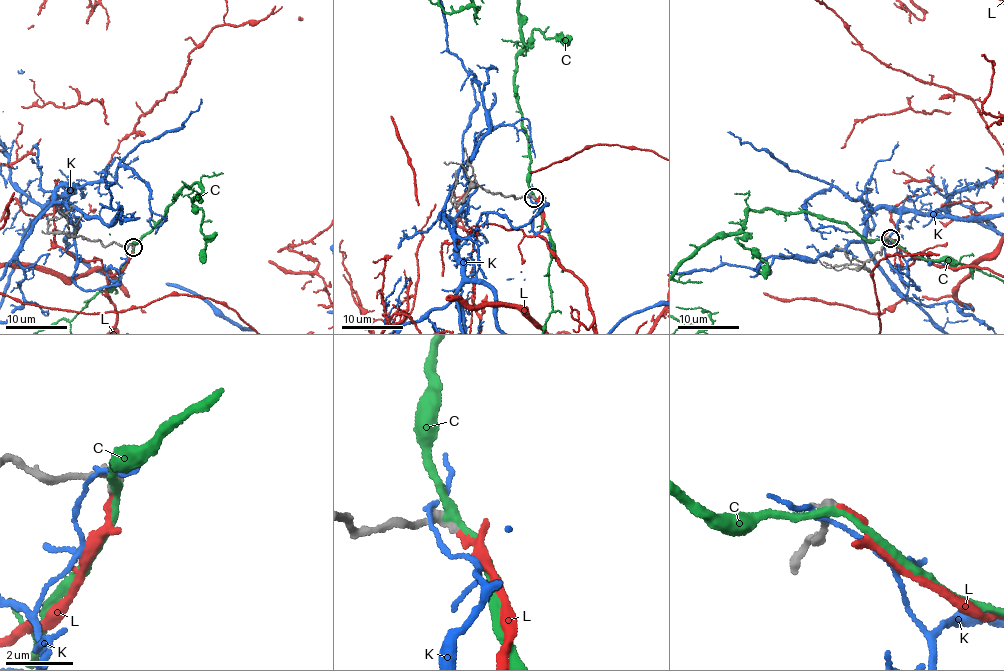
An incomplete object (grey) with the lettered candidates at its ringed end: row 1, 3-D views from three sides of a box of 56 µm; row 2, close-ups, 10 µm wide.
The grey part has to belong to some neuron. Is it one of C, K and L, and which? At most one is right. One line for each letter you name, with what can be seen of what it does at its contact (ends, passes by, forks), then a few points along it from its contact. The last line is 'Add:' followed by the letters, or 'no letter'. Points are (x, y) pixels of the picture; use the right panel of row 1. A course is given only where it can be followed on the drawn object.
L: it ends
Add: L

